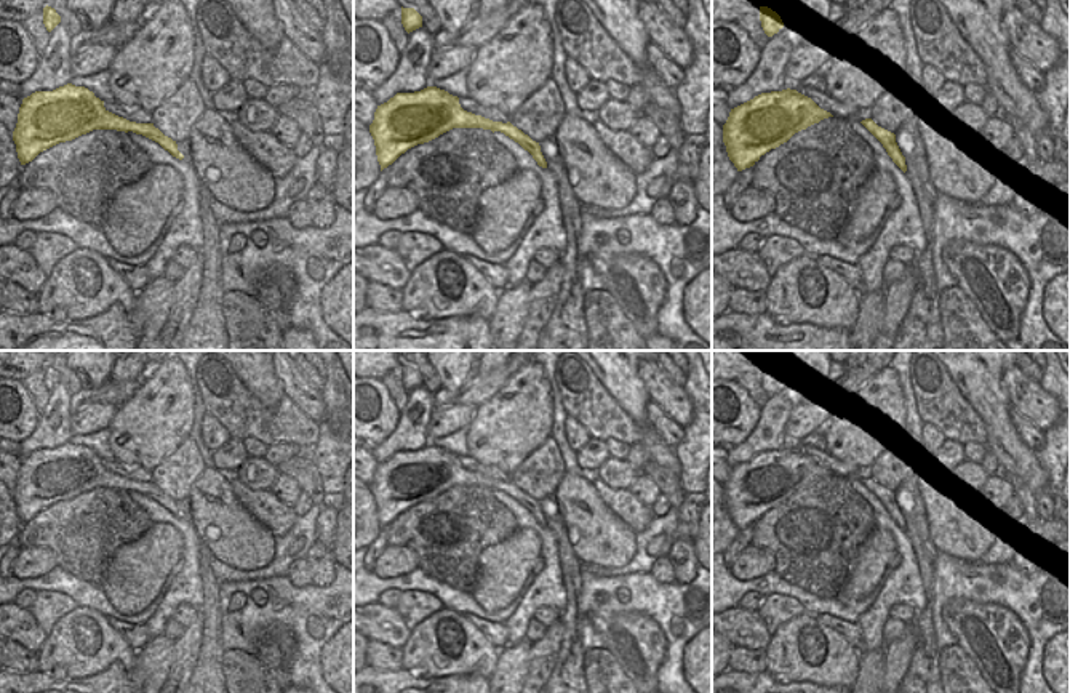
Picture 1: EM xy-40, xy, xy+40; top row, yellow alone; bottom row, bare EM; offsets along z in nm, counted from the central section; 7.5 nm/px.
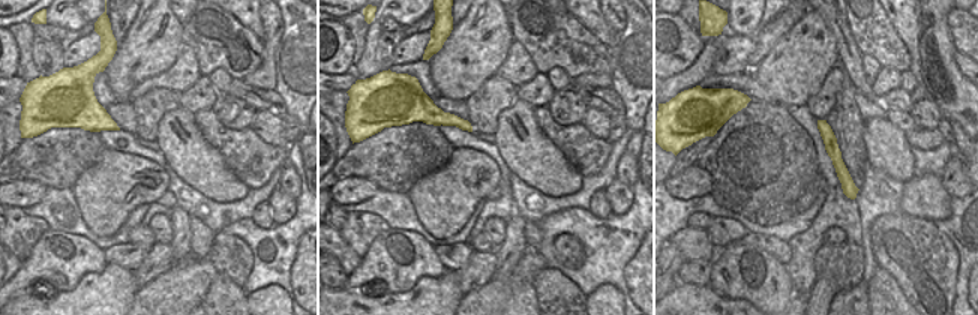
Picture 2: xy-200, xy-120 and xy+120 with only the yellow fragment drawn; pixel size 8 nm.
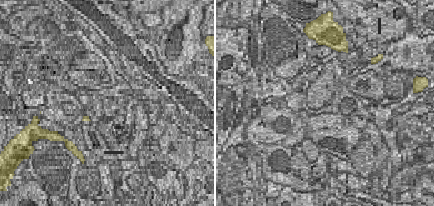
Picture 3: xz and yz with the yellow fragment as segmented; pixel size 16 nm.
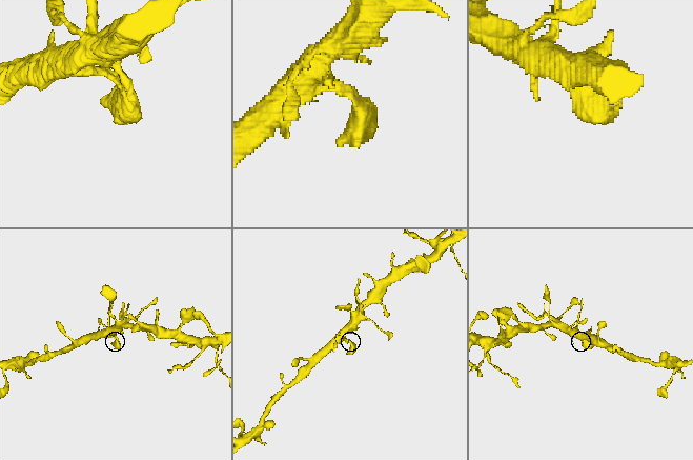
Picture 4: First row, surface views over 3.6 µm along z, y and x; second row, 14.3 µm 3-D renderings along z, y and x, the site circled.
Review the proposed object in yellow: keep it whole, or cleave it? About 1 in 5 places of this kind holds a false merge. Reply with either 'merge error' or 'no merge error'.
no merge error

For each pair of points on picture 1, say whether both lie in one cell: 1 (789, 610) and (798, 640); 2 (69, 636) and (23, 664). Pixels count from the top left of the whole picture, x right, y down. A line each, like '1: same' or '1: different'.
1: different
2: different

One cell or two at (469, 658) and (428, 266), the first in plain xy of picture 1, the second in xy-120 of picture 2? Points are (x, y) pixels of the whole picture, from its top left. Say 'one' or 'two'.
one

